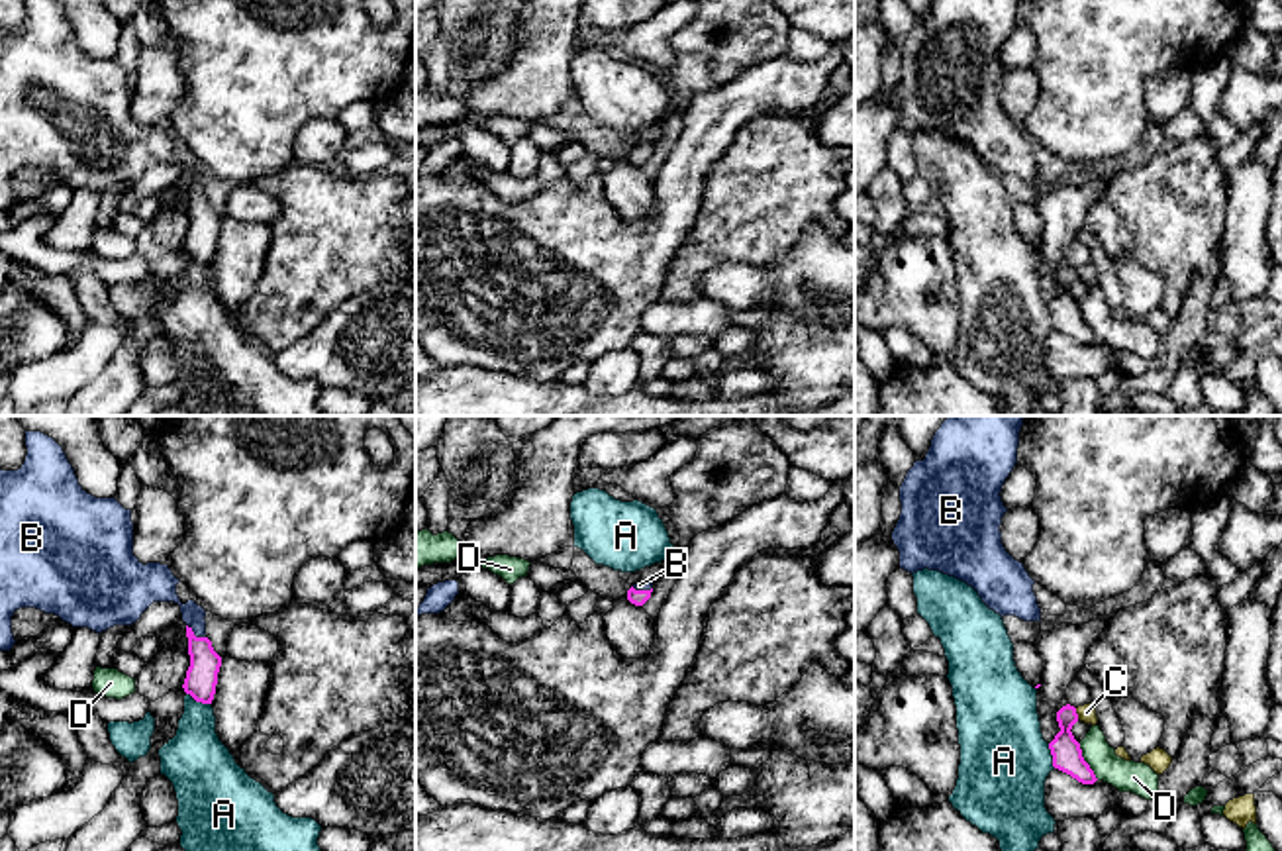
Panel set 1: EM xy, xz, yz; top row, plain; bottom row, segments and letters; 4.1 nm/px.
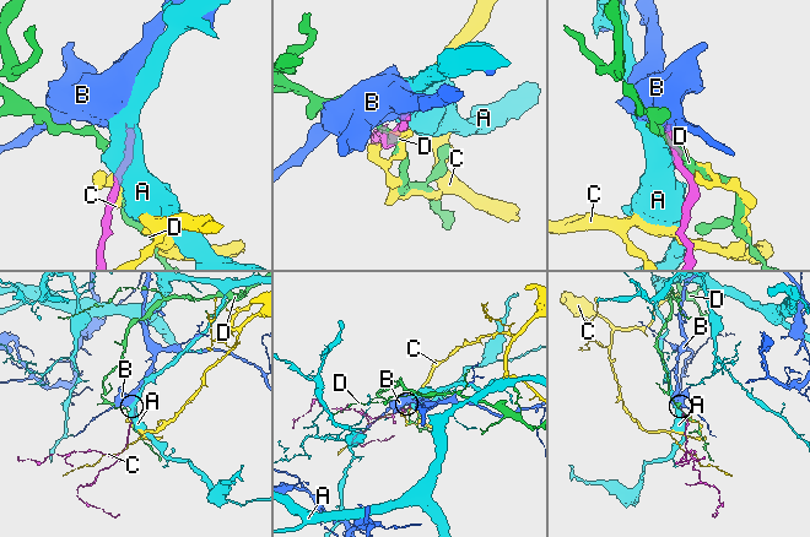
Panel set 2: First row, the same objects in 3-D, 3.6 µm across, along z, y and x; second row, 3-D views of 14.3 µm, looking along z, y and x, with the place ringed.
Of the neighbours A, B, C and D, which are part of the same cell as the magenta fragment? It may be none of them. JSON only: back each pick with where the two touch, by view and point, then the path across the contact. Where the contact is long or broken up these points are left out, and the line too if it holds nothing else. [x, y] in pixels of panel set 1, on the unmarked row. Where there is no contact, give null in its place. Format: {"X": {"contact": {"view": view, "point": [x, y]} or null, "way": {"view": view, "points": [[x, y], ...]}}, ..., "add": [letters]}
{"B": {"contact": {"view": "xy", "point": [193, 195]}, "way": {"view": "xy", "points": [[200, 242], [200, 208], [193, 195], [193, 177], [157, 146]]}}, "add": ["B"]}

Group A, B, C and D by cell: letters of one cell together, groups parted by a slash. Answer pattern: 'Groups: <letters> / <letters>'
Groups: A / B / C / D

